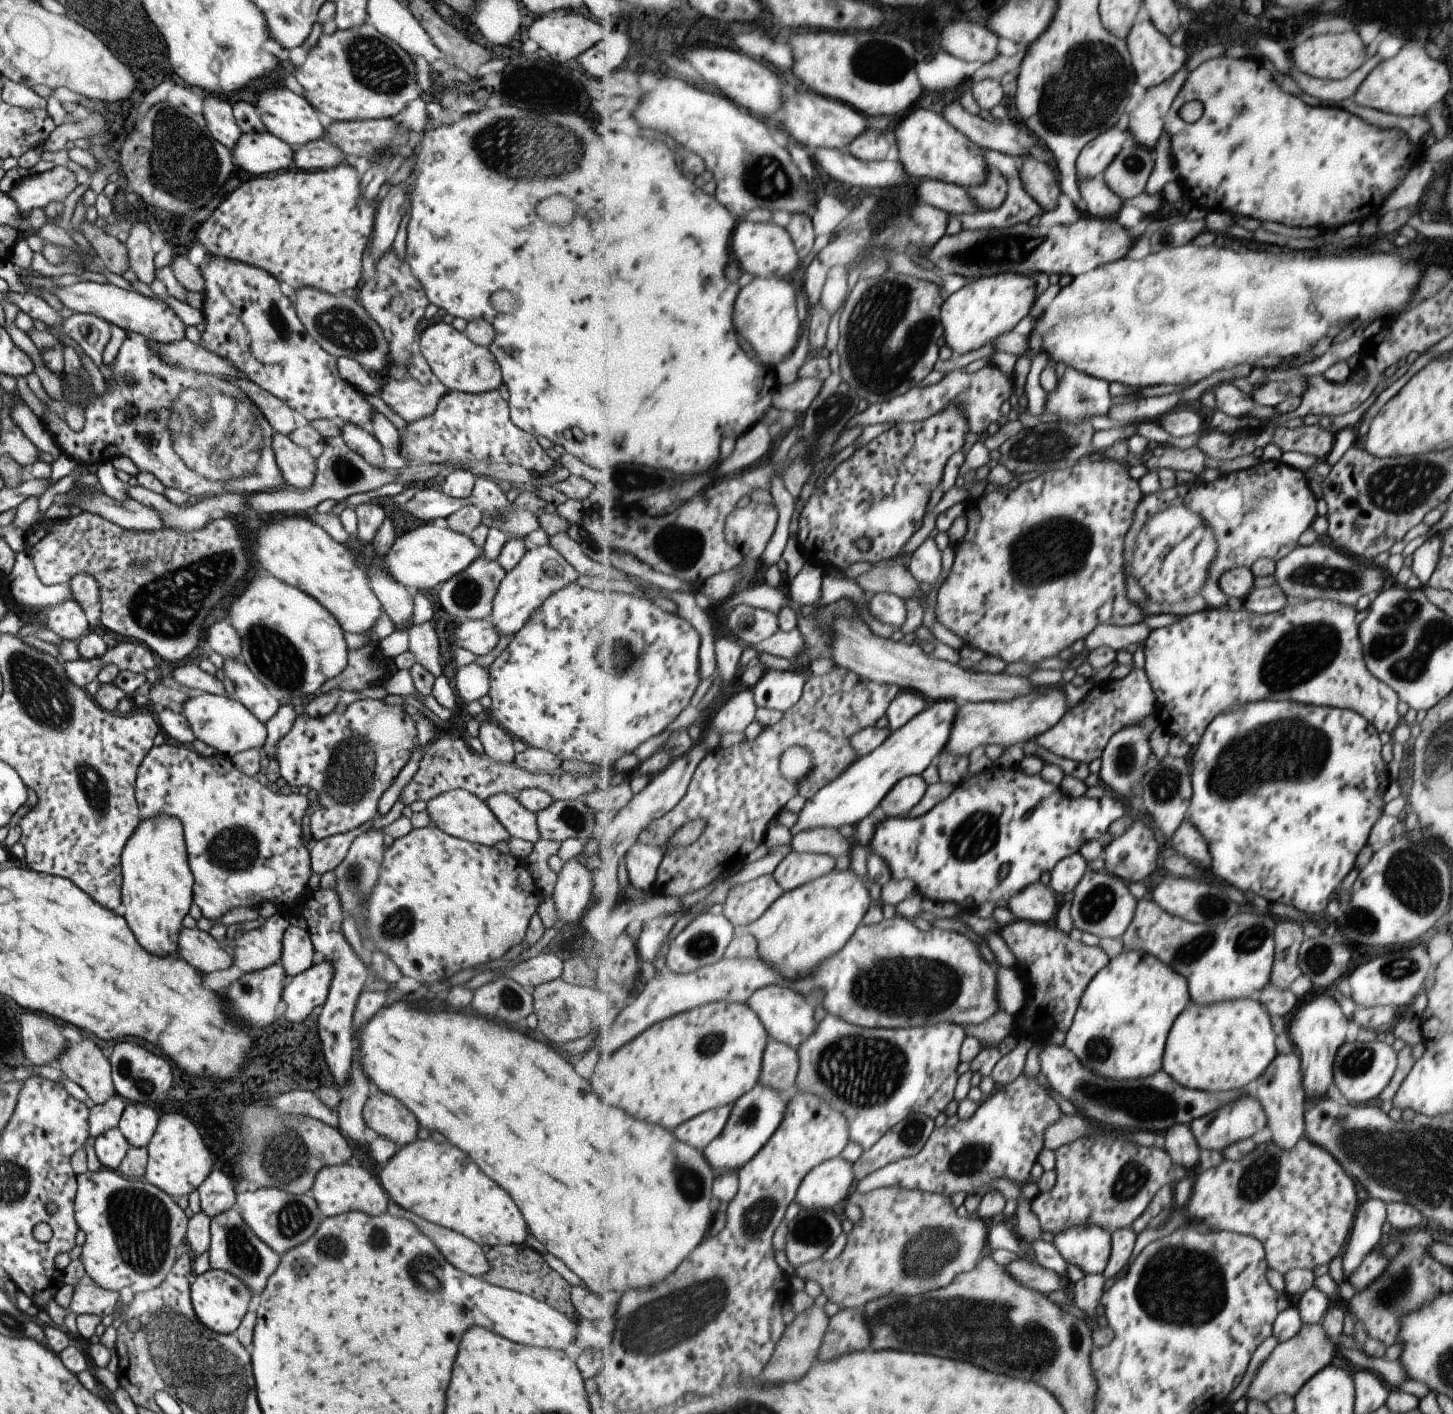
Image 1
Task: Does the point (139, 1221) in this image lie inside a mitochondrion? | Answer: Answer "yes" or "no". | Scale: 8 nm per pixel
yes

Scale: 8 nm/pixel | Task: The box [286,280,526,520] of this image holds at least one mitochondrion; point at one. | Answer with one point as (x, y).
(342, 327)

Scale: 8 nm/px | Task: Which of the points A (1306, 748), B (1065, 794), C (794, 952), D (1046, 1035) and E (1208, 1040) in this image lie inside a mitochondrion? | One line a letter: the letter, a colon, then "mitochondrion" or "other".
A: mitochondrion
B: other
C: other
D: other
E: other

